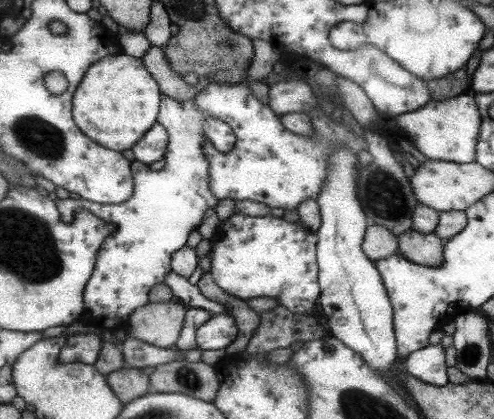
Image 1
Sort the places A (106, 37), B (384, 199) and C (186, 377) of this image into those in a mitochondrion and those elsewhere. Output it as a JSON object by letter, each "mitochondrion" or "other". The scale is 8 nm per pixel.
{"A":"other","B":"mitochondrion","C":"mitochondrion"}

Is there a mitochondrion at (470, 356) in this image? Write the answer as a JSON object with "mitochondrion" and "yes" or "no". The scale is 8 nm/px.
{"mitochondrion":"no"}

